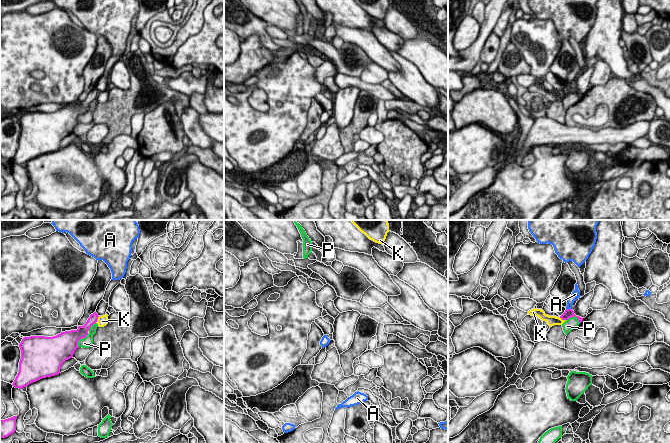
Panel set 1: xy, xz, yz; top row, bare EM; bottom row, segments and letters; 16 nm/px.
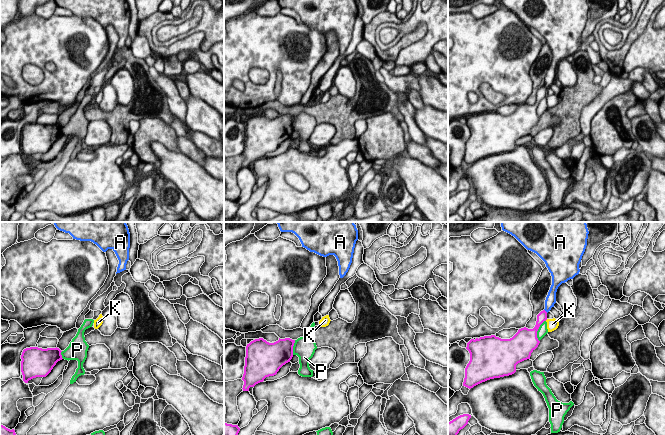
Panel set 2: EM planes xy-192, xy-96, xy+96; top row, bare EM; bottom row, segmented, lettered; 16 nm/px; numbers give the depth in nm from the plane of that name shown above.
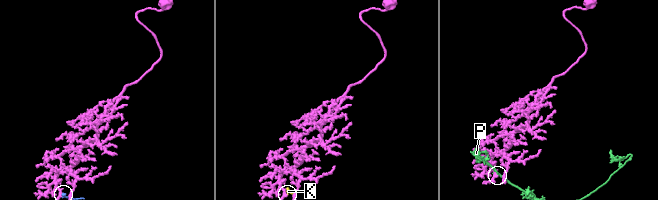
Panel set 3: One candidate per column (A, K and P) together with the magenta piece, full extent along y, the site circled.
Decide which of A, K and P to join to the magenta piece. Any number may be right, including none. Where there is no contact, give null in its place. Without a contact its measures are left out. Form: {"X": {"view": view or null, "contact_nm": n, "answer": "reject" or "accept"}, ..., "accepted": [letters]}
{"A": {"view": "yz", "contact_nm": 100, "answer": "reject"}, "K": {"view": "xy", "contact_nm": 130, "answer": "reject"}, "P": {"view": "yz", "contact_nm": 240, "answer": "reject"}, "accepted": []}

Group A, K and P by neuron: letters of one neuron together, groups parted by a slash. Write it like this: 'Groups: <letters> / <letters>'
Groups: A K / P

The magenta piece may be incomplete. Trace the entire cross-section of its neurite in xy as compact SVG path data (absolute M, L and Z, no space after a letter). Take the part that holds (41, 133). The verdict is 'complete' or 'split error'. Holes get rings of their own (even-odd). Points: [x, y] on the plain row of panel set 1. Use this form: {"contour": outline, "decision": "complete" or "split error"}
{"contour": "M94 88L77 106L61 108L53 113L24 113L19 120L21 135L13 163L21 165L42 154L58 151L61 141L73 133L75 126L79 124L78 117L88 111L98 93Z", "decision": "complete"}

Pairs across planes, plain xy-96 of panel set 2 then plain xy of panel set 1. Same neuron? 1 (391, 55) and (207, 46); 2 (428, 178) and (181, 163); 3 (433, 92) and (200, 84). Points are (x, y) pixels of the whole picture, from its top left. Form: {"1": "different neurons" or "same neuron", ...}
{"1": "different neurons", "2": "different neurons", "3": "different neurons"}

